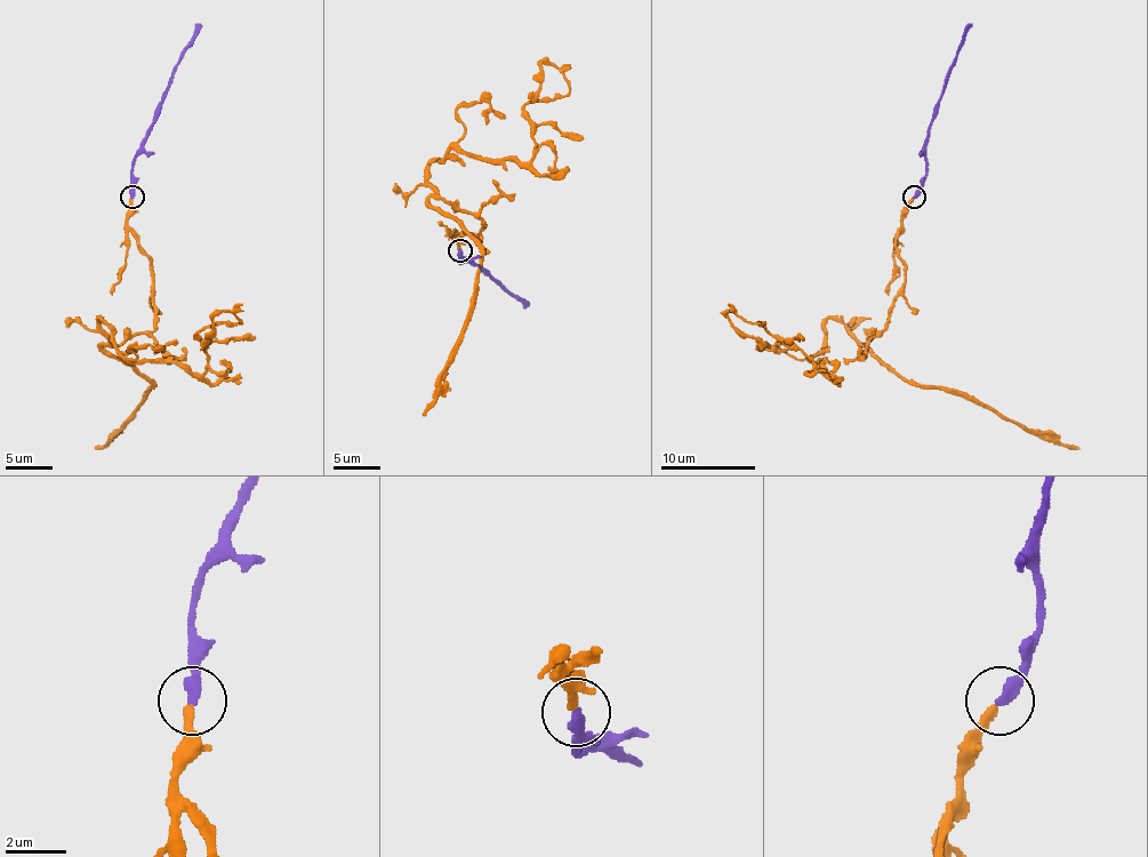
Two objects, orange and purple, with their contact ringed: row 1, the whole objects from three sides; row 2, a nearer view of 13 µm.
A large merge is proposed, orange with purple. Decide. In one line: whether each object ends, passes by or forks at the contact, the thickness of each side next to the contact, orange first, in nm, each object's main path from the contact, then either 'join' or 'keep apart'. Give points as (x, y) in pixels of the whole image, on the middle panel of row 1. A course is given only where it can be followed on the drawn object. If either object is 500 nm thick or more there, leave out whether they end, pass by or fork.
orange ends there; purple ends there; 260 nm thick on the orange side, 400 nm on the other; orange runs (460, 248), (481, 223), (427, 166), (454, 150), (531, 161), (523, 107), (569, 81), (540, 65), (529, 97); purple runs (460, 250), (460, 263), (476, 265), (507, 293), (529, 305); join

